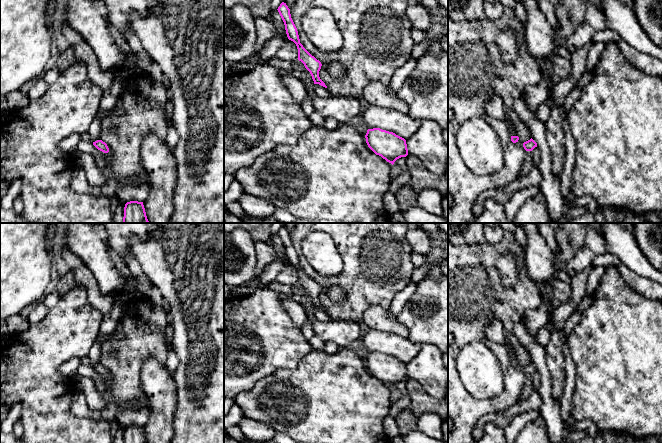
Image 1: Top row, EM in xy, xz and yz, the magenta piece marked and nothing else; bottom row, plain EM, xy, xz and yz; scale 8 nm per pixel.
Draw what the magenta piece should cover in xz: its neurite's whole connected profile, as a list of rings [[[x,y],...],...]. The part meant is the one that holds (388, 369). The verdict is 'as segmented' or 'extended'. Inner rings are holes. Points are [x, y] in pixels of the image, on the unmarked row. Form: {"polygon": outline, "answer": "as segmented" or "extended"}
{"polygon": [[[368,353],[365,362],[368,371],[392,389],[397,383],[408,379],[406,364],[393,356]]], "answer": "as segmented"}

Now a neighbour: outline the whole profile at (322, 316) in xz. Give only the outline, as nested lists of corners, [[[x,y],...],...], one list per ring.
[[[315,308],[314,315],[315,315],[316,319],[320,322],[329,322],[330,321],[330,316],[328,315],[328,313],[319,308]]]

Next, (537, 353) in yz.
[[[523,321],[516,323],[513,334],[521,346],[529,353],[532,363],[540,374],[539,395],[542,405],[539,409],[544,418],[551,443],[560,443],[564,439],[564,422],[560,413],[560,404],[552,393],[552,380],[545,361],[545,347],[536,343]]]

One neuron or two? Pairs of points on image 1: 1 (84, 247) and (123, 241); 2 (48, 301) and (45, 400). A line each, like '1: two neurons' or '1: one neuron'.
1: two neurons
2: two neurons

